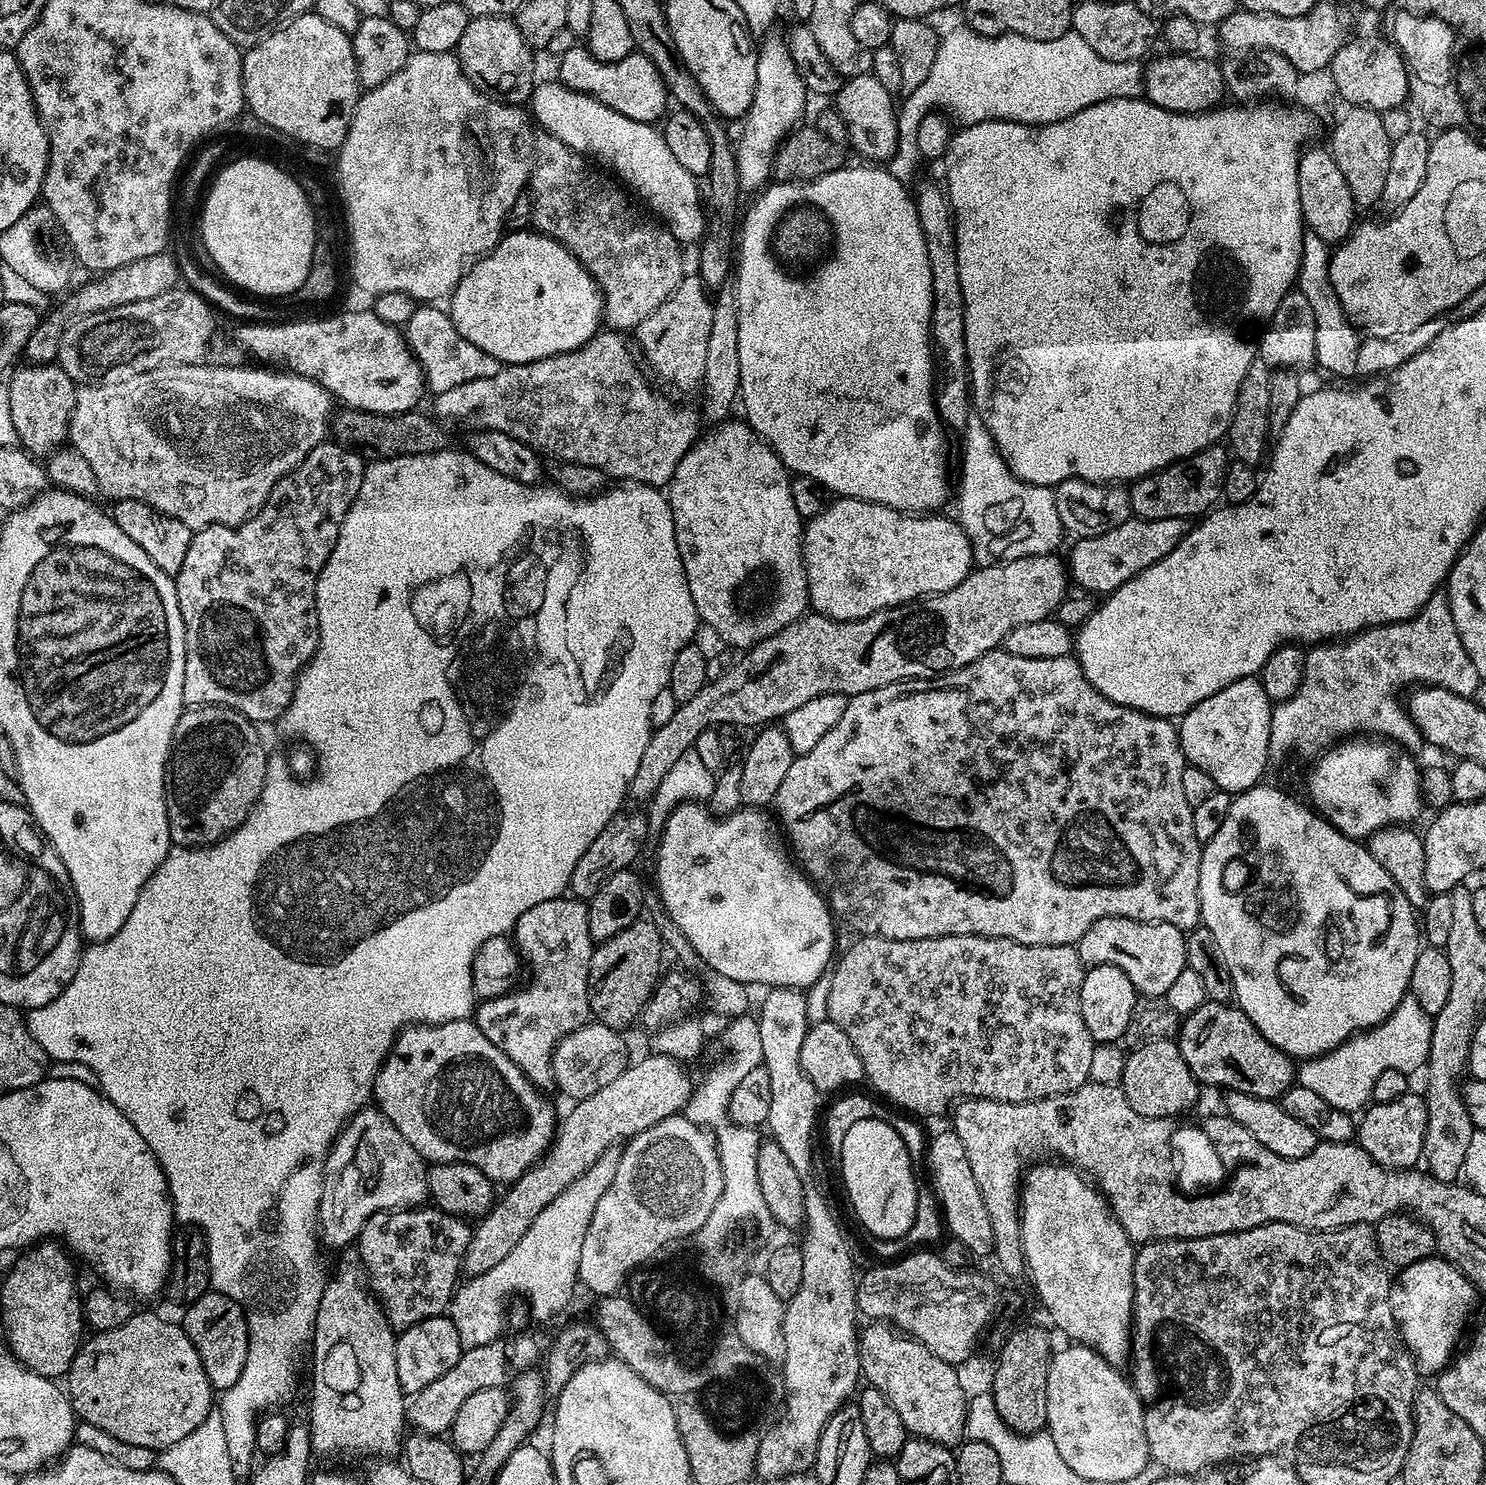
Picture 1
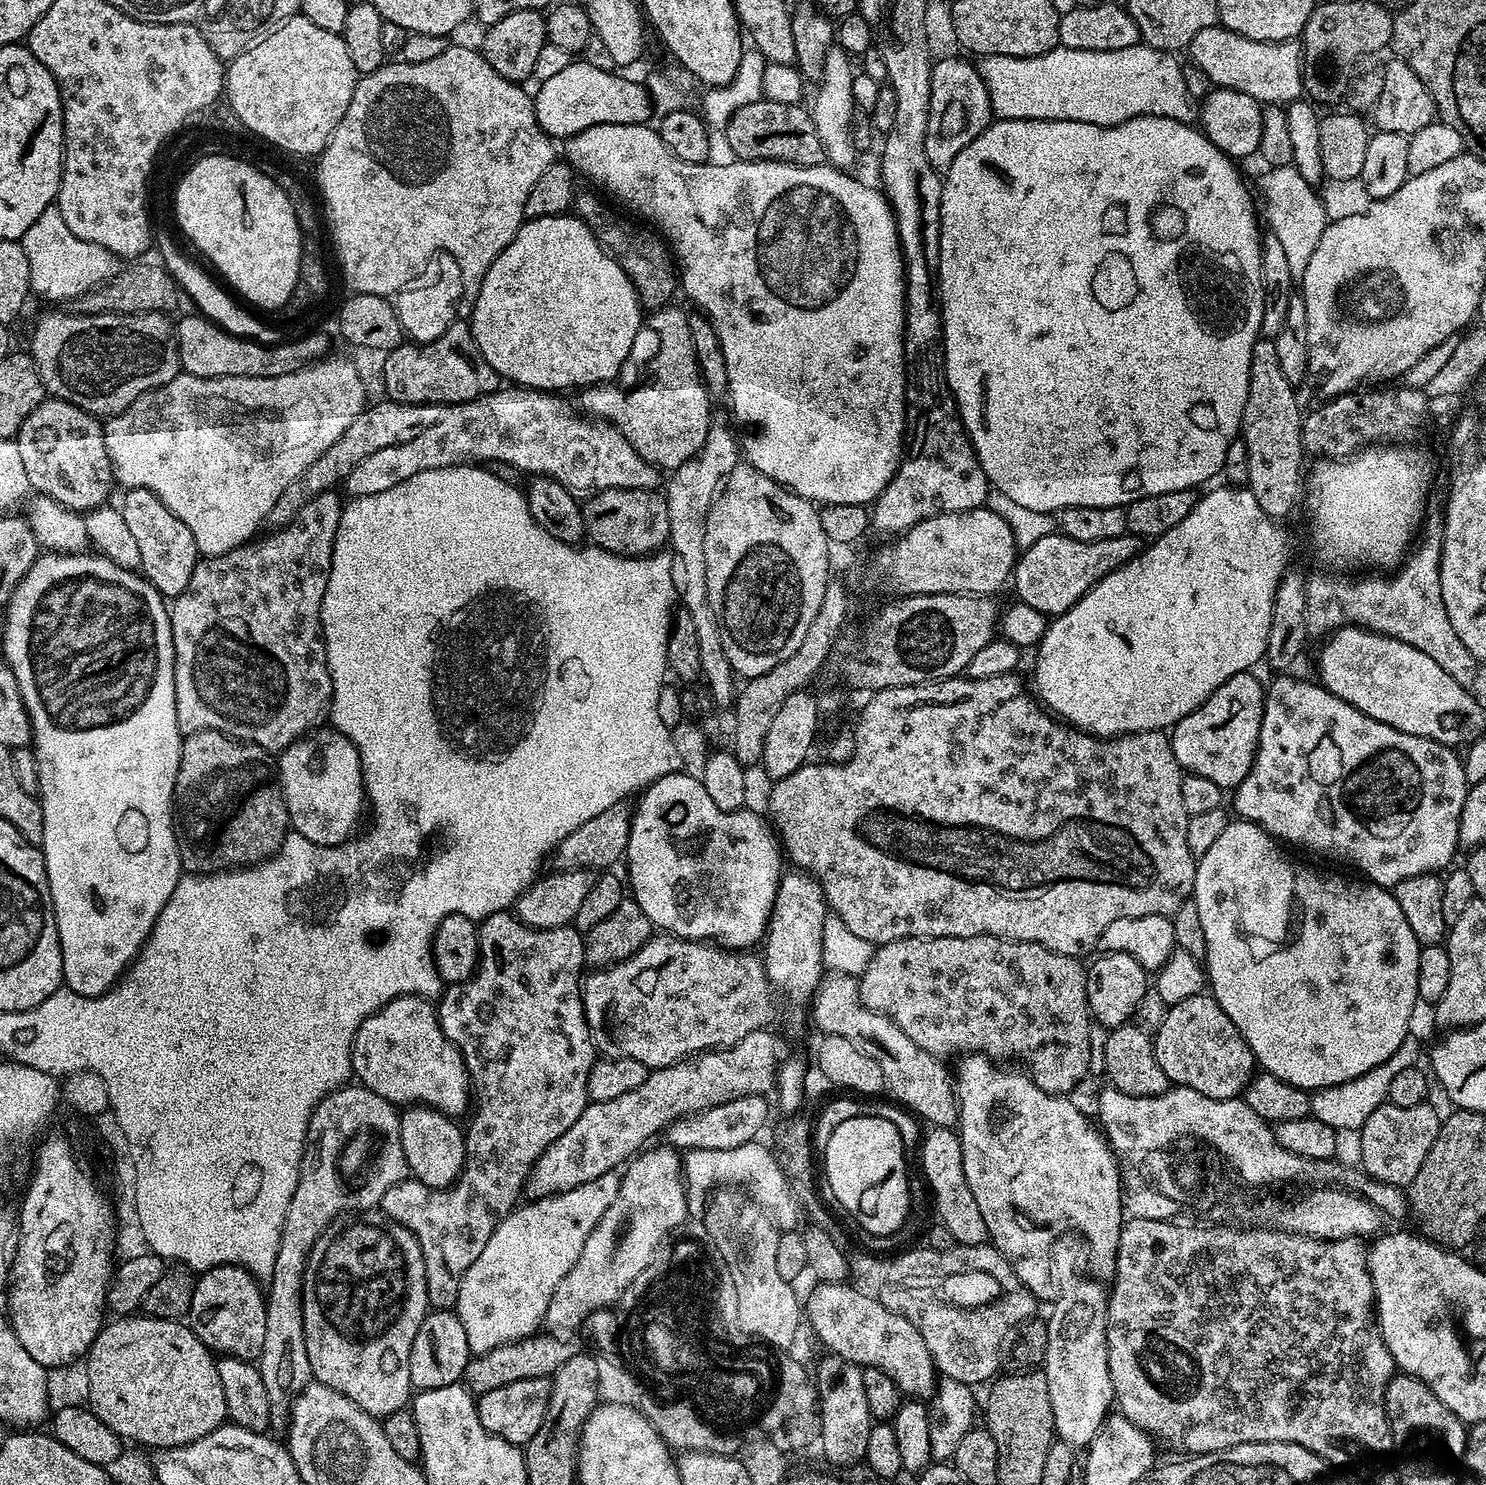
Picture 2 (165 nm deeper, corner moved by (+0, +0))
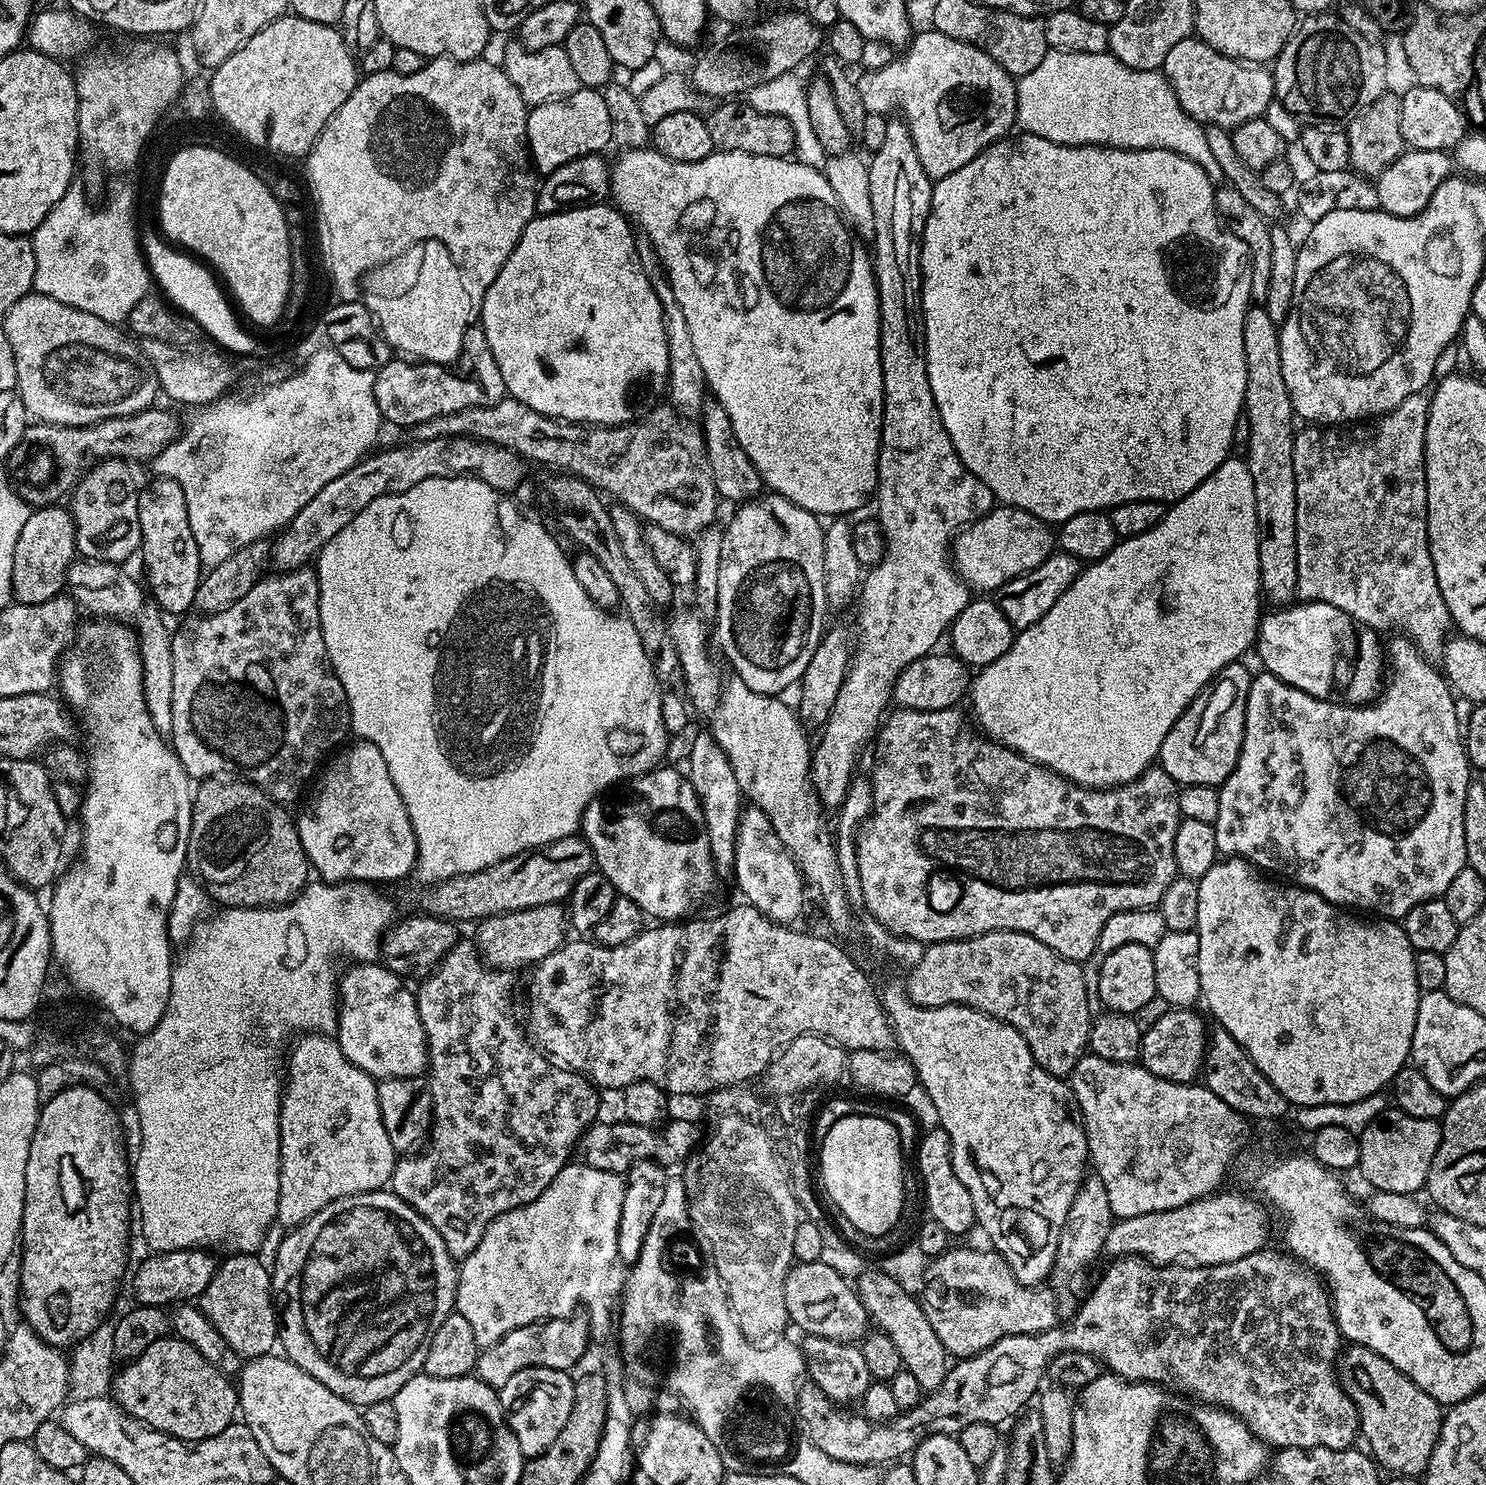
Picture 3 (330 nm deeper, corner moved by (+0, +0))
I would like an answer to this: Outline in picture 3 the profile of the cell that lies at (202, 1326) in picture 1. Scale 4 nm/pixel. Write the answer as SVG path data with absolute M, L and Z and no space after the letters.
M246 1252L225 1255L225 1260L217 1263L210 1286L198 1298L198 1307L241 1358L269 1355L278 1344L278 1308L274 1303L272 1274L269 1265L258 1257Z

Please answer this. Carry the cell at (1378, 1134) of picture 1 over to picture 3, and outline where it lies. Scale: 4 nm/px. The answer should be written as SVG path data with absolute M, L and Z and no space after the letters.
M1386 1110L1366 1130L1359 1133L1360 1162L1358 1172L1364 1175L1369 1189L1377 1192L1393 1192L1394 1194L1416 1194L1427 1185L1430 1174L1430 1162L1434 1162L1434 1154L1440 1145L1440 1124L1435 1120L1414 1118L1399 1110Z

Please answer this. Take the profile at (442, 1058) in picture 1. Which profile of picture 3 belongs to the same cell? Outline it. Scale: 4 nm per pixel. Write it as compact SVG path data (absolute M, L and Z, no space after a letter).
M356 962L352 968L343 969L342 975L338 980L338 1043L342 1054L346 1054L346 1058L350 1058L350 1062L354 1062L354 1066L358 1066L371 1076L373 1080L379 1082L381 1080L389 1080L390 1078L406 1078L407 1076L424 1076L428 1067L428 1043L424 1037L424 1023L418 1014L418 1006L416 1005L416 992L408 989L403 979L396 976L389 968L384 967L380 962Z

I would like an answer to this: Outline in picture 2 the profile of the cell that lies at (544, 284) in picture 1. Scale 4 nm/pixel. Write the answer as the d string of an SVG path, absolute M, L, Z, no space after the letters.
M565 214L533 220L525 219L518 234L514 234L510 246L506 246L506 250L502 250L502 254L494 258L490 270L486 270L484 281L478 290L476 305L472 311L470 327L478 350L482 350L482 358L486 358L486 362L490 362L492 369L505 381L521 388L538 388L541 392L559 393L564 390L560 388L583 390L589 386L615 381L620 367L627 362L628 355L631 354L632 347L636 344L636 335L640 332L640 312L642 313L642 305L626 270L622 270L619 262L600 245L598 238L585 220L575 214Z

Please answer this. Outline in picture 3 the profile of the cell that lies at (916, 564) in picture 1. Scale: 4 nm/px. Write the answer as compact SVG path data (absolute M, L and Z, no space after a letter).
M993 507L980 520L960 529L950 545L954 567L969 589L980 594L995 593L1006 582L1034 570L1054 551L1054 532L1034 514L1021 508Z

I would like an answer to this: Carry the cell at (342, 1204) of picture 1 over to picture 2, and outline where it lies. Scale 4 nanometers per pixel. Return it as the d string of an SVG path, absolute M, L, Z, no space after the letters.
M341 1086L315 1108L310 1118L308 1137L300 1163L298 1186L290 1198L290 1210L286 1210L286 1222L282 1226L282 1242L278 1242L278 1259L274 1261L274 1274L266 1281L266 1342L262 1342L262 1354L258 1367L262 1374L262 1386L266 1386L266 1398L272 1403L273 1433L283 1433L288 1427L292 1401L313 1379L310 1358L306 1354L304 1334L304 1264L308 1260L314 1242L333 1220L357 1212L375 1209L382 1194L390 1186L400 1183L409 1175L408 1163L402 1150L400 1112L378 1094L363 1086Z

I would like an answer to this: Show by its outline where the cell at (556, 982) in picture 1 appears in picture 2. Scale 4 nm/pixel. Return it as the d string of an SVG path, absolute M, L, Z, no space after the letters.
M511 911L496 912L493 916L483 917L478 924L478 939L480 942L480 958L478 967L472 977L463 984L450 984L443 989L438 1000L436 1016L440 1020L442 1034L457 1050L464 1055L464 1064L468 1067L468 1079L474 1089L474 1111L471 1113L472 1121L466 1124L464 1145L466 1146L466 1158L464 1169L456 1183L450 1188L431 1188L422 1182L411 1178L405 1178L400 1183L390 1186L386 1194L382 1194L378 1205L379 1211L390 1217L394 1222L406 1226L418 1238L418 1246L422 1246L422 1258L426 1262L426 1290L428 1291L428 1303L436 1310L455 1309L458 1290L466 1270L474 1266L478 1254L486 1250L486 1242L490 1242L490 1234L504 1219L521 1203L524 1184L528 1181L528 1175L532 1173L532 1167L542 1158L542 1154L552 1145L555 1140L562 1138L574 1122L578 1122L578 1114L586 1110L588 1105L588 1079L590 1070L598 1059L596 1044L592 1041L590 1026L586 1022L584 1013L584 990L582 977L586 972L584 959L584 936L577 932L575 927L566 928L531 928L523 924Z

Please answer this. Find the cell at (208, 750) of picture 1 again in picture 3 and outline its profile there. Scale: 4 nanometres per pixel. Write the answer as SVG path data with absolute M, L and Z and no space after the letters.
M213 778L203 781L195 789L192 802L187 871L200 881L209 897L224 908L267 908L290 904L309 883L310 865L296 833L293 813L288 812L291 811L285 805L272 800L262 789L246 780Z

